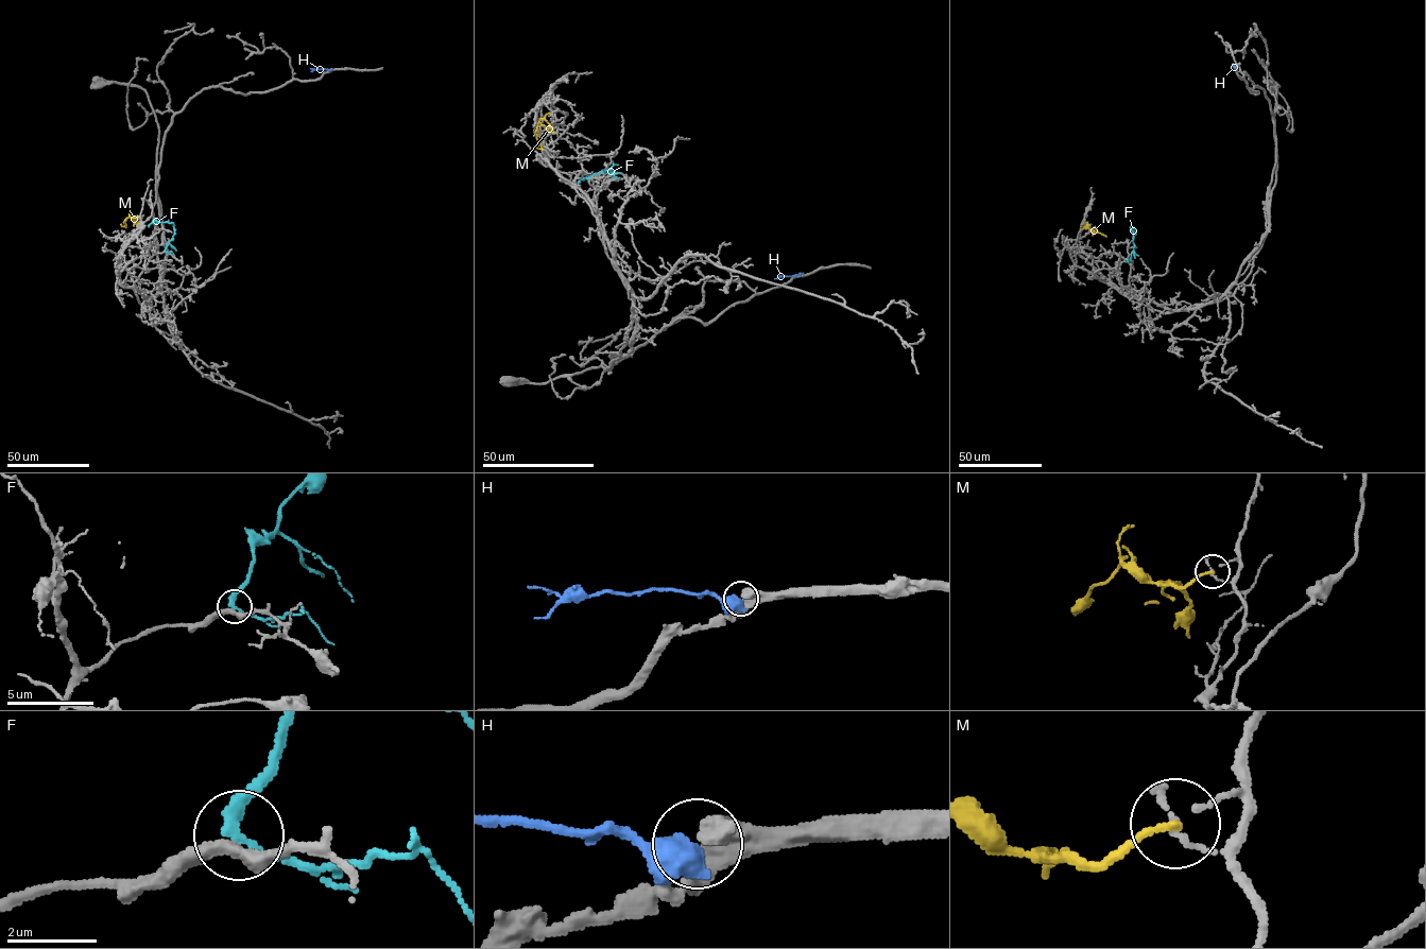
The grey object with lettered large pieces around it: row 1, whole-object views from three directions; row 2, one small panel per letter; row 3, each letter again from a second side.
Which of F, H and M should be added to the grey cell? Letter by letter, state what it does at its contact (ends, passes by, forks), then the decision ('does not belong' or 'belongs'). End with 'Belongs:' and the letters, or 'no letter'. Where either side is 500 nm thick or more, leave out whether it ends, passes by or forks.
F: it passes by; does not belong
H: does not belong
M: it ends there; does not belong
Belongs: no letter

